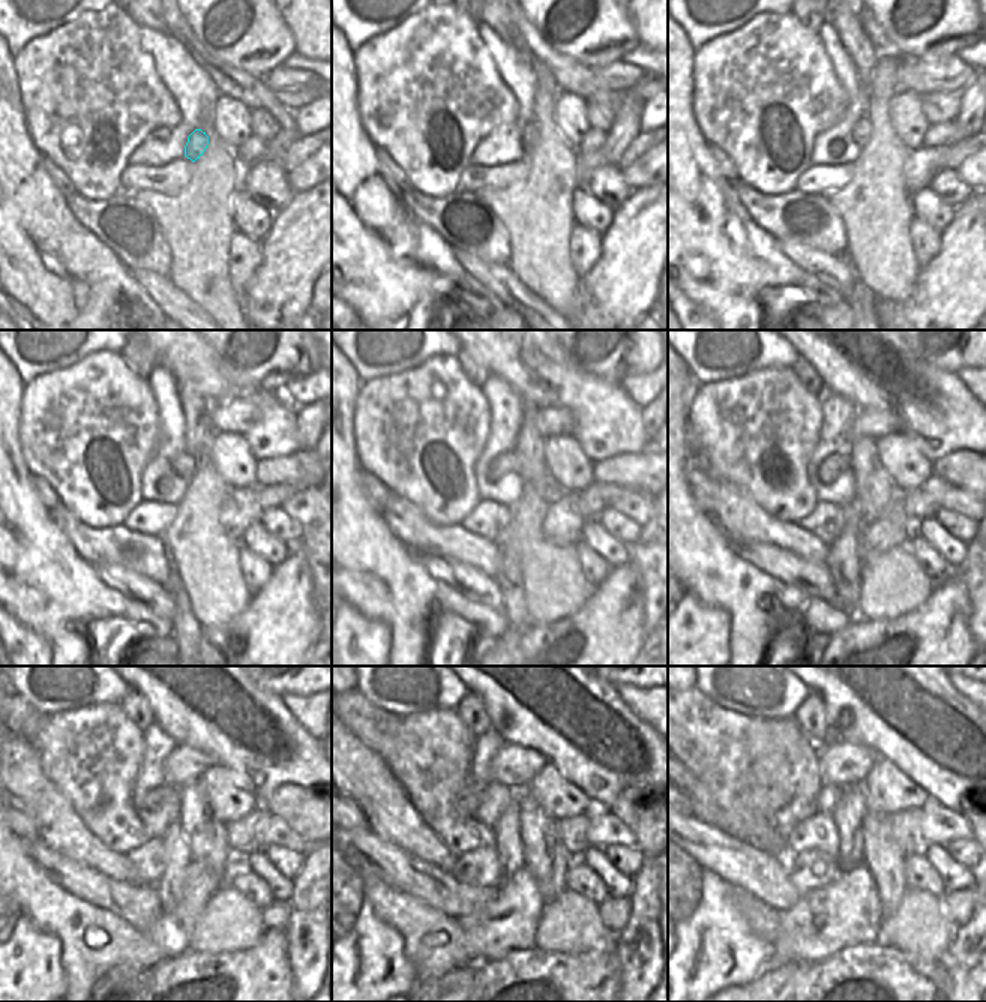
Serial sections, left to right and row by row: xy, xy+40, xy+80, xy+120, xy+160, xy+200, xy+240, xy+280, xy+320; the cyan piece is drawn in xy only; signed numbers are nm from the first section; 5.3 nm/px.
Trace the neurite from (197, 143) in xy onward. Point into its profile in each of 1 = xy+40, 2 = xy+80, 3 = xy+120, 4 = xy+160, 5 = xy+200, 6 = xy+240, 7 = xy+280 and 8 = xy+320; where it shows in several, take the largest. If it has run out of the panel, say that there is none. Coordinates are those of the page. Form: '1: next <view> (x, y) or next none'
1: next xy+40 (529, 138)
2: next xy+80 (862, 131)
3: next xy+120 (183, 465)
4: next xy+160 (506, 462)
5: next xy+200 (833, 465)
6: next xy+240 (156, 795)
7: next xy+280 (467, 803)
8: next xy+320 (800, 807)

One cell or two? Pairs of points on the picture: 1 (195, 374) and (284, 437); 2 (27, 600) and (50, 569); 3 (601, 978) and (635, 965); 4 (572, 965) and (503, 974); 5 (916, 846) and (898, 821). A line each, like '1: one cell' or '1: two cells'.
1: one cell
2: one cell
3: two cells
4: one cell
5: one cell

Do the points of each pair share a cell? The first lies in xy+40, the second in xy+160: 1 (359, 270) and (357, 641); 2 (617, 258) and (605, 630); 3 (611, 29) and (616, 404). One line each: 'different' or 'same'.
1: different
2: same
3: different

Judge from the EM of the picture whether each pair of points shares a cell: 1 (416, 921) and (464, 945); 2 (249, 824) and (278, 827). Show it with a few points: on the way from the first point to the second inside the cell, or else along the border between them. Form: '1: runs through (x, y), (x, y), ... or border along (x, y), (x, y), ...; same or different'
1: runs through (428, 921), (441, 923), (452, 933); same
2: border along (270, 815), (263, 818), (257, 827), (258, 848); different

